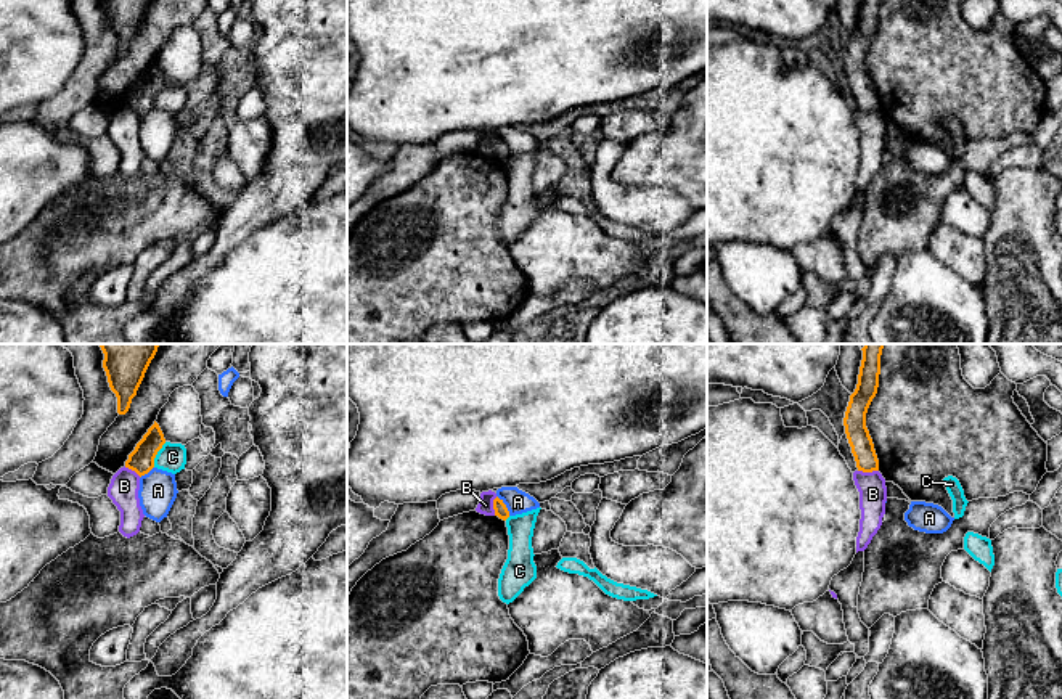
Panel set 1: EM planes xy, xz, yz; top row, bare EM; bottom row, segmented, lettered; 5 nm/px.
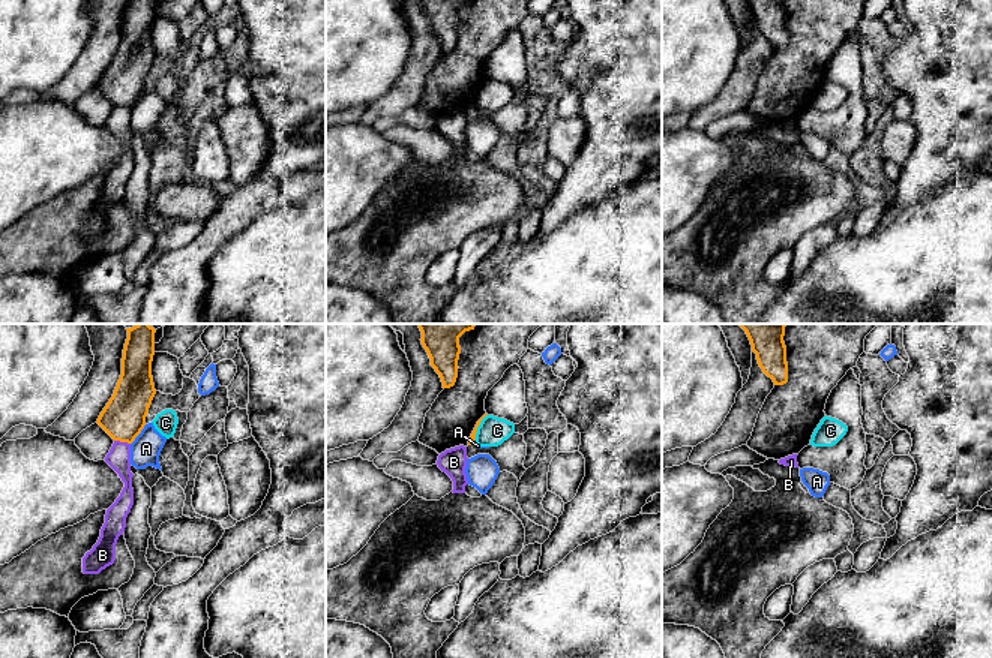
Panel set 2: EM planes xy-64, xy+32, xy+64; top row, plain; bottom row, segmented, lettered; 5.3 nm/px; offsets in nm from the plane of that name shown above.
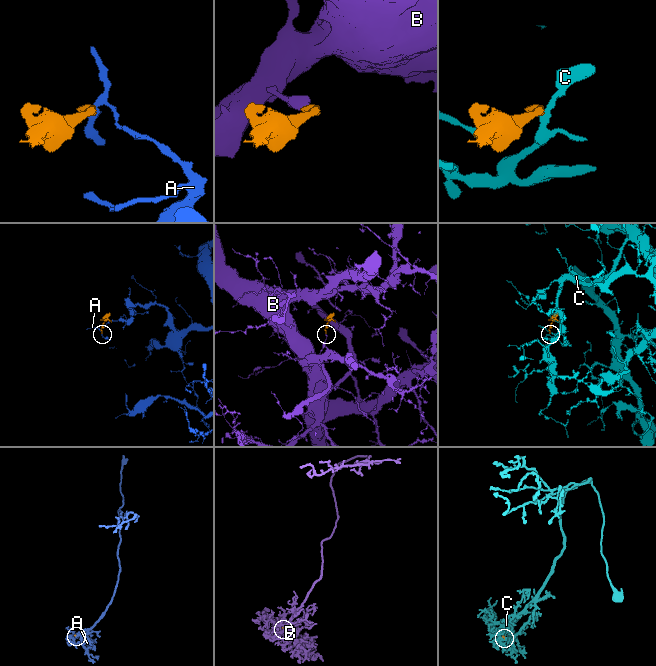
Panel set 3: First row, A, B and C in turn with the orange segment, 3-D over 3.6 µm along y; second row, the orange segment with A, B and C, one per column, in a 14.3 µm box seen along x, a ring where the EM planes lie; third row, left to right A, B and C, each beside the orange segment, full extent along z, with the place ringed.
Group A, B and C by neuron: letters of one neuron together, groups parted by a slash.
A / B / C

